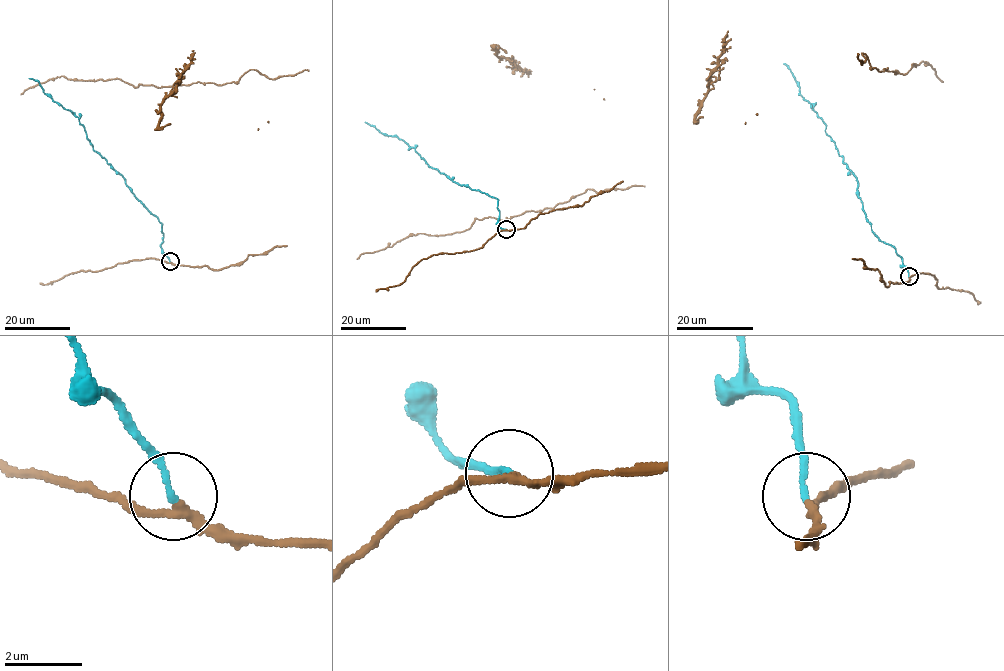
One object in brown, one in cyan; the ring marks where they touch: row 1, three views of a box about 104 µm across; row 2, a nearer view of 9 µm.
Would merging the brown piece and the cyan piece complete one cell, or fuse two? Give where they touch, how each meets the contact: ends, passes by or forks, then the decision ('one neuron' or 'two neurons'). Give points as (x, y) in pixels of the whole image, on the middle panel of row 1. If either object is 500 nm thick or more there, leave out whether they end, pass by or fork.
(506, 229) | brown passes by | cyan ends | two neurons

